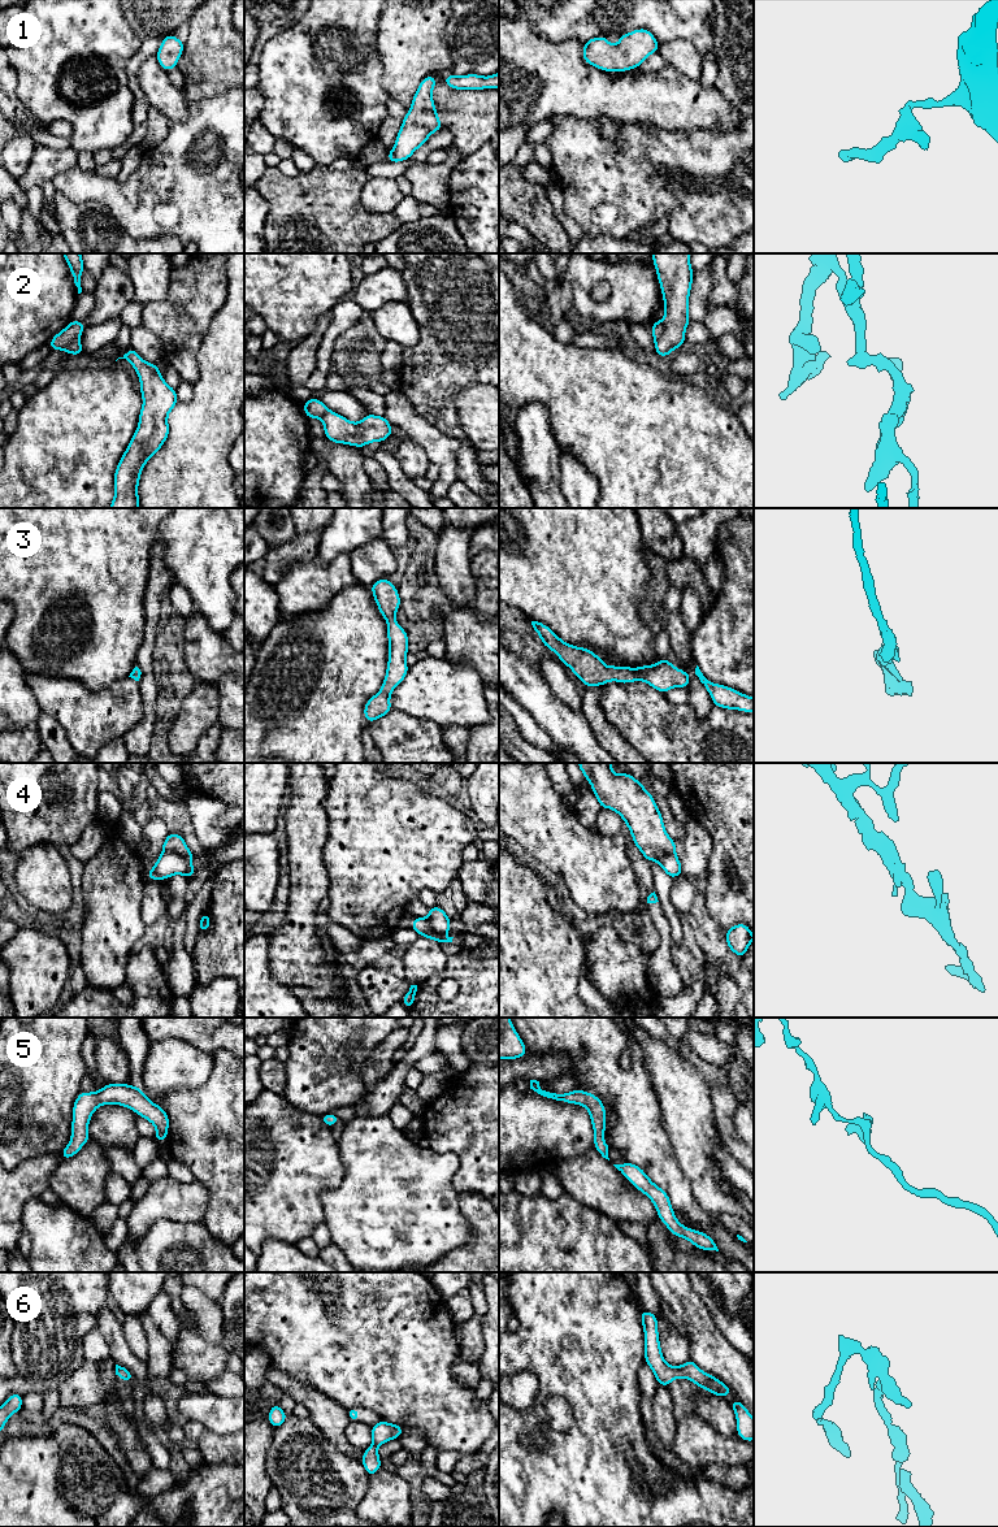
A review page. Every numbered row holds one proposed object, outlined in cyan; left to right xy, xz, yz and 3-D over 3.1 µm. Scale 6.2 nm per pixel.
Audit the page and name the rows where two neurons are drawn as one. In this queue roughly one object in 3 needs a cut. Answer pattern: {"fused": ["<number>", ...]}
{"fused": ["2", "4"]}

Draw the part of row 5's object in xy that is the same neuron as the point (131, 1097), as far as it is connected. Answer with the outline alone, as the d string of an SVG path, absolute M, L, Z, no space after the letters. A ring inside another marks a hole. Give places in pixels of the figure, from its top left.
M108 1083L103 1089L84 1093L81 1092L73 1105L71 1138L65 1146L61 1158L74 1157L90 1140L88 1123L94 1111L101 1105L121 1105L135 1111L139 1116L149 1120L156 1128L157 1142L166 1141L169 1116L159 1105L147 1098L144 1092L129 1084Z

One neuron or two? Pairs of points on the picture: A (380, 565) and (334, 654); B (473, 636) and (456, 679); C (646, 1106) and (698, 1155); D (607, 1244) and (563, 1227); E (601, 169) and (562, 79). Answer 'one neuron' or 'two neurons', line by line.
A: two neurons
B: two neurons
C: two neurons
D: one neuron
E: two neurons

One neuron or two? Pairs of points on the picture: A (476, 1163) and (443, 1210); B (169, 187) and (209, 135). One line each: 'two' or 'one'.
A: two
B: one

